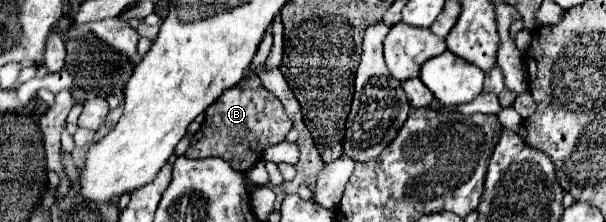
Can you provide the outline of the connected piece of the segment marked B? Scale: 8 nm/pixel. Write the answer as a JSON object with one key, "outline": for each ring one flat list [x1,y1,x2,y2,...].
{"outline":[[248,72,242,84,226,90,216,104,212,104,204,112,204,122,200,130,190,140,186,150,188,158,206,158,220,156,224,158,236,172,248,172,260,158,262,152,272,146,284,142,288,130,292,128,292,120,286,116,282,102,268,92,254,72]]}

